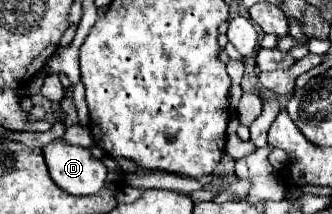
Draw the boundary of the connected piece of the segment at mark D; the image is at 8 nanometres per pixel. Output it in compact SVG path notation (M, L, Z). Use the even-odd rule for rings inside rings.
M53 140L43 154L55 184L73 196L95 196L107 182L107 168L87 148Z

